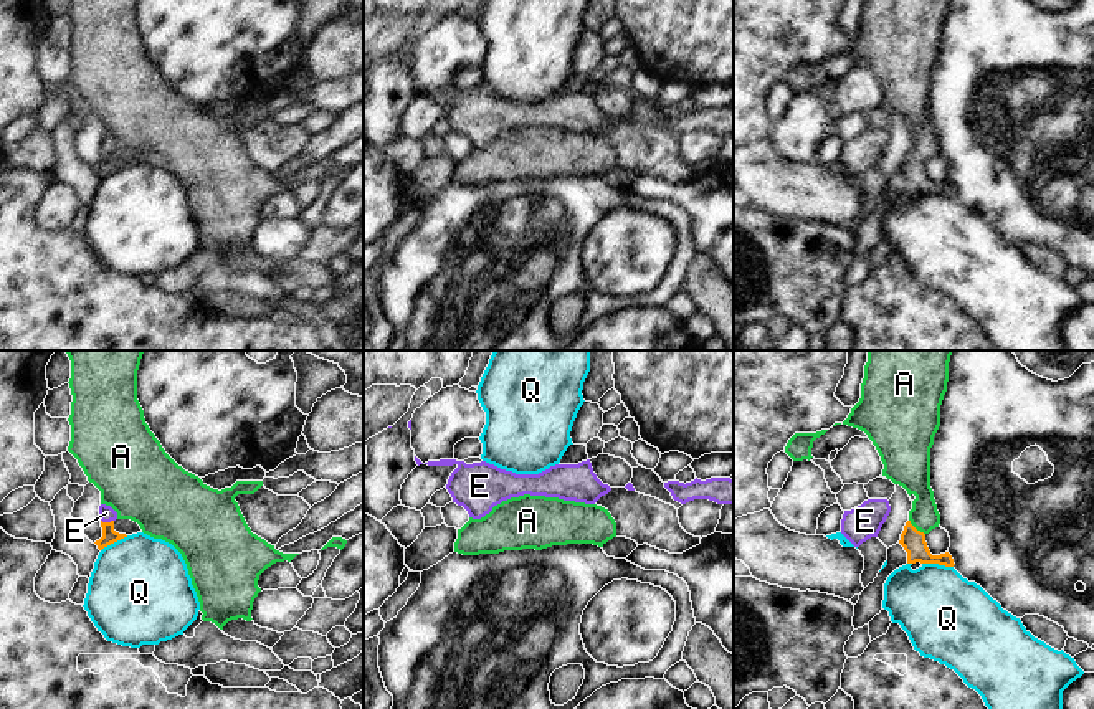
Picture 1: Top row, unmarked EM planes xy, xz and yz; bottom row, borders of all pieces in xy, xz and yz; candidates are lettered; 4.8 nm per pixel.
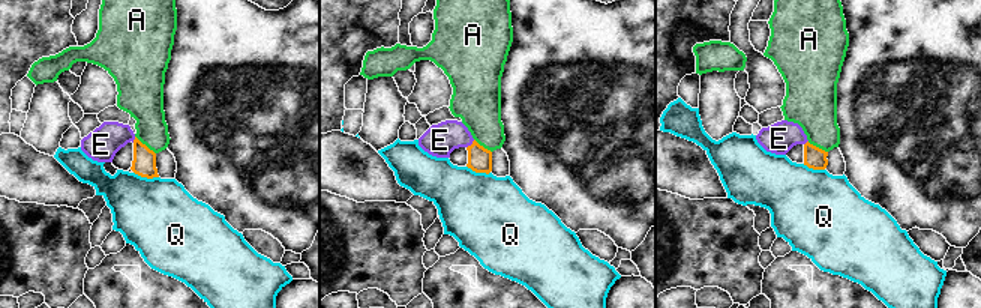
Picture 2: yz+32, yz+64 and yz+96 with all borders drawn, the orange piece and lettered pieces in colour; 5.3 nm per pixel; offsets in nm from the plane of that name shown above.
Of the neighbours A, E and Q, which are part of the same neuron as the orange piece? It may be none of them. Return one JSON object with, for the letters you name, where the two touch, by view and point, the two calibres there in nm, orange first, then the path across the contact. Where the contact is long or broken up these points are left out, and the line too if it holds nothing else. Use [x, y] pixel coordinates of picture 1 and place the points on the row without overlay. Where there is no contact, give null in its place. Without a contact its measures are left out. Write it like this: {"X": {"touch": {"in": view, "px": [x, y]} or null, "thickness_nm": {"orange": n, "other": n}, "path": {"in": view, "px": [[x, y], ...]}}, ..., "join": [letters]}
{"E": {"touch": {"in": "xy", "px": [108, 152]}, "thickness_nm": {"orange": 80, "other": 80}, "path": {"in": "xy", "px": [[109, 166], [108, 152], [106, 142]]}}, "join": ["E"]}

